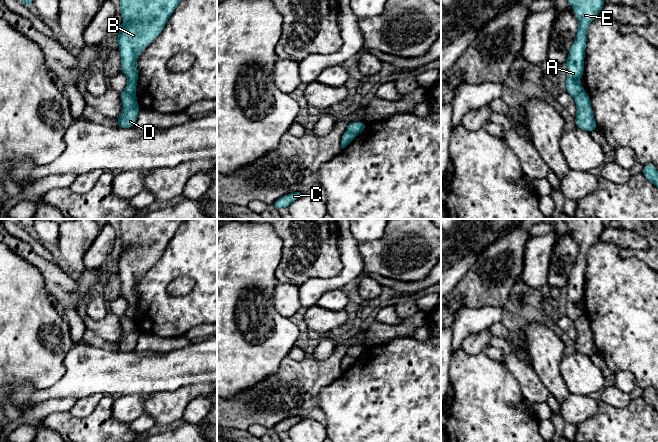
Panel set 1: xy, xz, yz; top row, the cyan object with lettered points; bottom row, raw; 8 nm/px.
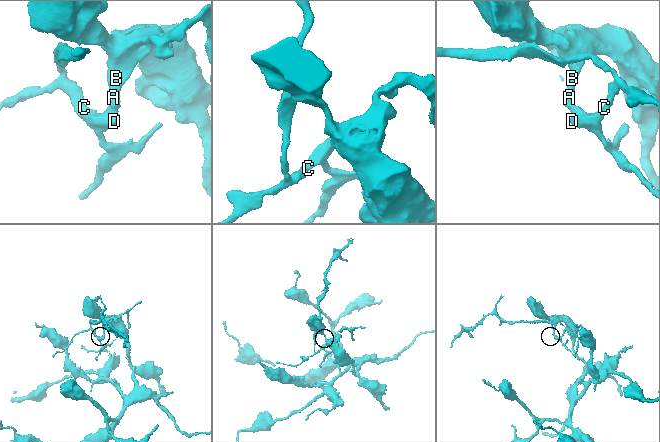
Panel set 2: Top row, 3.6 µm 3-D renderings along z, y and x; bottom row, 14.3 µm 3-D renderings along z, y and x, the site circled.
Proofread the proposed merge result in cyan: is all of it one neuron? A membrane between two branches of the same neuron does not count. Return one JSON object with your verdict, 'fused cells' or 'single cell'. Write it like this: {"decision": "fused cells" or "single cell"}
{"decision": "fused cells"}

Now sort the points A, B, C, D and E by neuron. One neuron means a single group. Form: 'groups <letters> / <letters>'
groups A B E / C D

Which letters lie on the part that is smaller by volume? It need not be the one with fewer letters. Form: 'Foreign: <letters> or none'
Foreign: C, D

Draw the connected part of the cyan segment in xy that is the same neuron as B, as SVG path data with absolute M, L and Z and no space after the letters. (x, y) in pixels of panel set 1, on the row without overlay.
M120 219L120 236L123 247L117 260L117 267L121 279L121 296L128 303L125 315L136 320L138 304L137 283L139 278L159 260L169 241L177 229L187 219Z

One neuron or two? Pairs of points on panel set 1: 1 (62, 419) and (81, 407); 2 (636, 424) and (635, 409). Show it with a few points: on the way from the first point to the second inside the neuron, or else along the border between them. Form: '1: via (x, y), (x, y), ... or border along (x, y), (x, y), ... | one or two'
1: border along (94, 408), (82, 417), (74, 417), (69, 412) | two
2: via (636, 420), (636, 413) | one

